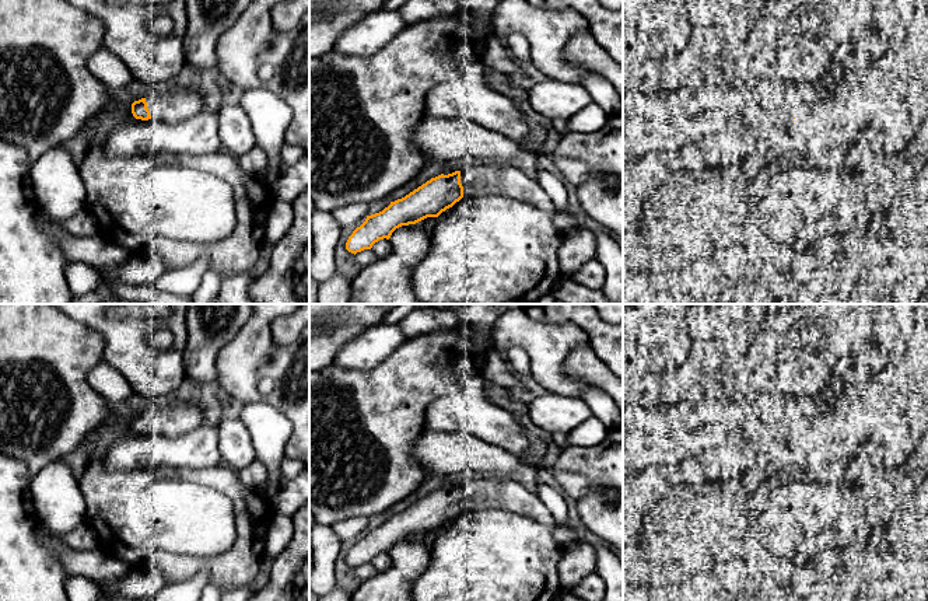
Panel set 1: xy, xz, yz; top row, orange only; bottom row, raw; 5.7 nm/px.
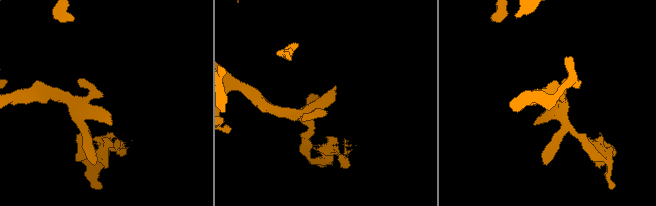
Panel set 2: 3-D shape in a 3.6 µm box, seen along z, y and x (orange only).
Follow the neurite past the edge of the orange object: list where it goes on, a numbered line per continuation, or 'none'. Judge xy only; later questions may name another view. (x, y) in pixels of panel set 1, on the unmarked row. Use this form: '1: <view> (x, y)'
1: xy (171, 419)

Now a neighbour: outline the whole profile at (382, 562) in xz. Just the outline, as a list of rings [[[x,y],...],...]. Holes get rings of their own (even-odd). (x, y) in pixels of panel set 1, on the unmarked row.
[[[384,552],[375,556],[371,563],[378,573],[384,573],[392,566],[392,559],[389,553]]]

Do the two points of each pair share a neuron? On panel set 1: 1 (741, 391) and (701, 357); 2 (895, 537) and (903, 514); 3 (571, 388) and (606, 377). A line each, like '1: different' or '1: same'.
1: different
2: different
3: different

